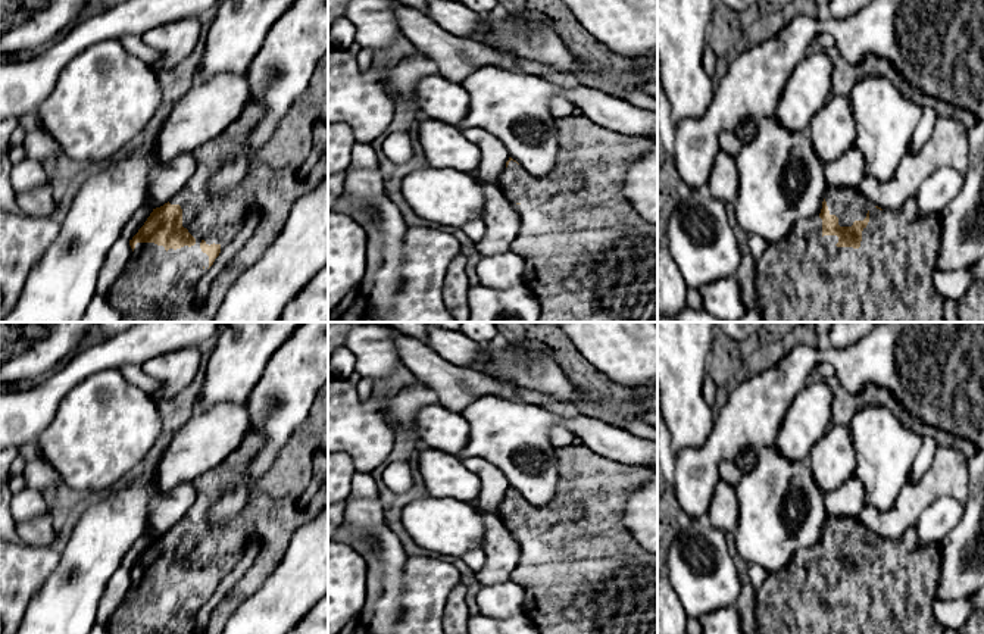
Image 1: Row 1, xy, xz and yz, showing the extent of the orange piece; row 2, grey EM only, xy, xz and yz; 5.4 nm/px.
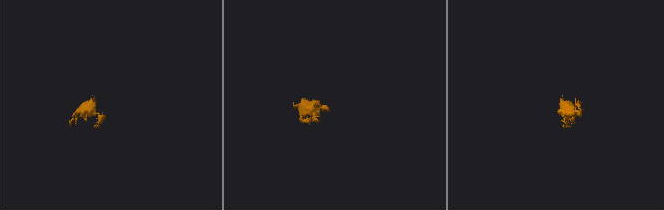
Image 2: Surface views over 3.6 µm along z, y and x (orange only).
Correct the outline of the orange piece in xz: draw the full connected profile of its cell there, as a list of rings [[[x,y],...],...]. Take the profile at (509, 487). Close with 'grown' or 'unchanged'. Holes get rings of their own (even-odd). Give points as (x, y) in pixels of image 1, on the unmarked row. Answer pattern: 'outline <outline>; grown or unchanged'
outline [[[585,444],[555,450],[559,469],[566,478],[559,500],[549,506],[528,503],[509,487],[499,516],[521,546],[521,558],[510,580],[525,591],[525,615],[540,634],[657,634],[657,555],[632,538],[624,524],[628,497],[655,472],[644,466],[628,466],[597,455]],[[575,606],[578,621],[568,621],[563,609]]]; grown

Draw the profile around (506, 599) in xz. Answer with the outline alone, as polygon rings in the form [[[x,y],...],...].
[[[512,580],[493,585],[482,585],[477,594],[479,612],[493,618],[525,615],[525,591]]]

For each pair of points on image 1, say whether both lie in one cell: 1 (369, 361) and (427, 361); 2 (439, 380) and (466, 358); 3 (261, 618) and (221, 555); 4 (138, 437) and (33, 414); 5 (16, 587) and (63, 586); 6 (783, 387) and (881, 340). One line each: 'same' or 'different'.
1: different
2: different
3: different
4: different
5: different
6: same

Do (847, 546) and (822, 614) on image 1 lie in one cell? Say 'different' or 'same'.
same

